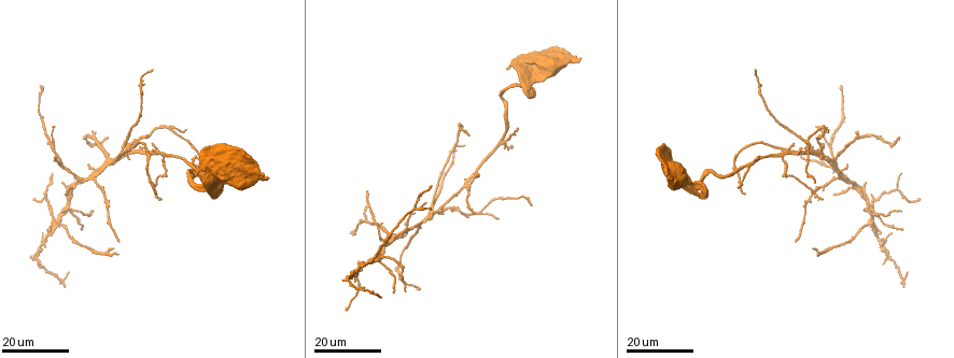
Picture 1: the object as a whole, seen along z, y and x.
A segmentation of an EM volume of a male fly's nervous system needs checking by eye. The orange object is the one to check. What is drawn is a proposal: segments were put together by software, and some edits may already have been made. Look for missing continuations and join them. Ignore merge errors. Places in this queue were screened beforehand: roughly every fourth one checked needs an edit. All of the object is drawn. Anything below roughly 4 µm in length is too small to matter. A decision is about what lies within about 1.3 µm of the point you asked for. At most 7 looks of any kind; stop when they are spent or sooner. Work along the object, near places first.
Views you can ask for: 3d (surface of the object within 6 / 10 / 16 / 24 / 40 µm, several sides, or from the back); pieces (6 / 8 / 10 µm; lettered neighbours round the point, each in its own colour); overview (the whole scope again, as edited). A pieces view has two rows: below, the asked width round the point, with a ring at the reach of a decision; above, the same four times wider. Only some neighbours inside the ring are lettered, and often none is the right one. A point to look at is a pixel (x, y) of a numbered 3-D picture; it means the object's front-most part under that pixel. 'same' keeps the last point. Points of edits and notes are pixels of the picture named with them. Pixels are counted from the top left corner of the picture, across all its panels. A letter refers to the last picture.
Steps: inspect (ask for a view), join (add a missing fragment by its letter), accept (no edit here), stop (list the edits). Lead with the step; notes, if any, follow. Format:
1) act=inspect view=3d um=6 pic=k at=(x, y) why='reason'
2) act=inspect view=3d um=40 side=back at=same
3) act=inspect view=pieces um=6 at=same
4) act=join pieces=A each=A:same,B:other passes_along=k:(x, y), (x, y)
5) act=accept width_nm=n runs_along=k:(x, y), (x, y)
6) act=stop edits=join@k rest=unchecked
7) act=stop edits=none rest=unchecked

act=inspect view=3d um=16 pic=1 at=(899, 175)

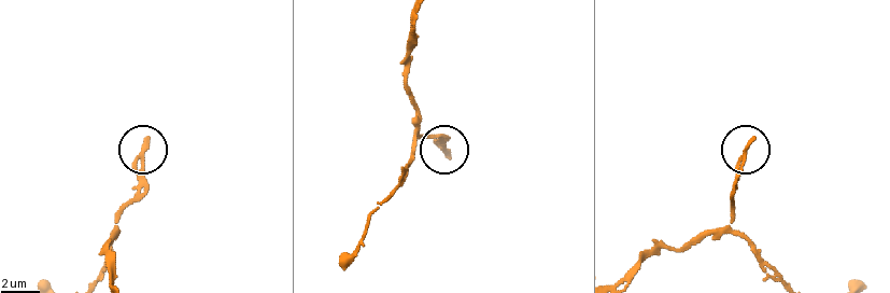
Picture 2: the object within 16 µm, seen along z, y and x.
act=inspect view=pieces um=6 pic=2 at=(751, 140)

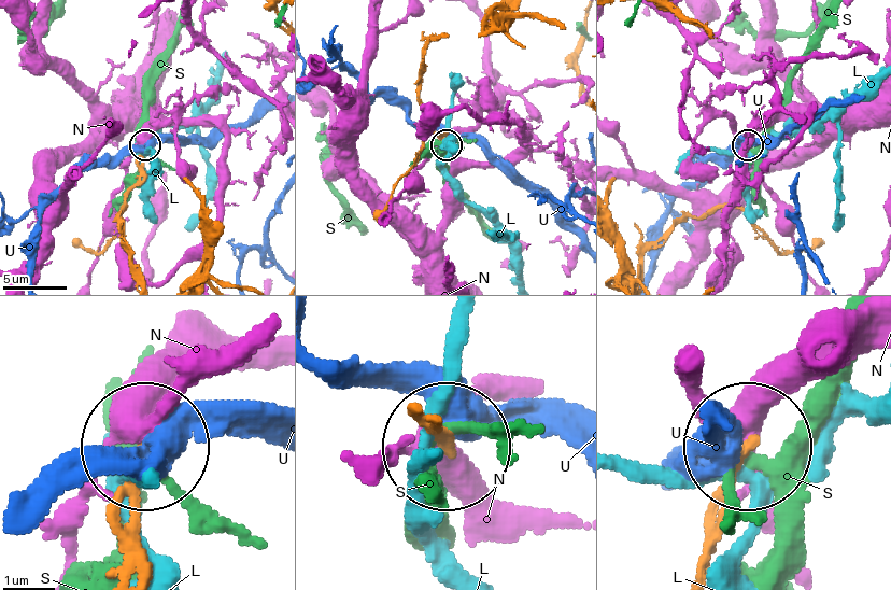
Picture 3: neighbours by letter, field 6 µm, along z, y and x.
act=accept each=L:other,N:other,S:other,U:other found='none of them fits'

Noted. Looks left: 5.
act=inspect view=3d um=24 pic=1 at=(832, 194) why='free end'

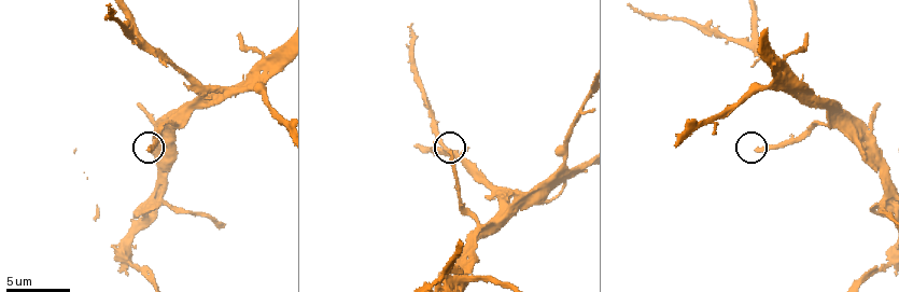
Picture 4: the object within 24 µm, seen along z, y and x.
act=inspect view=pieces um=10 pic=4 at=(755, 151)

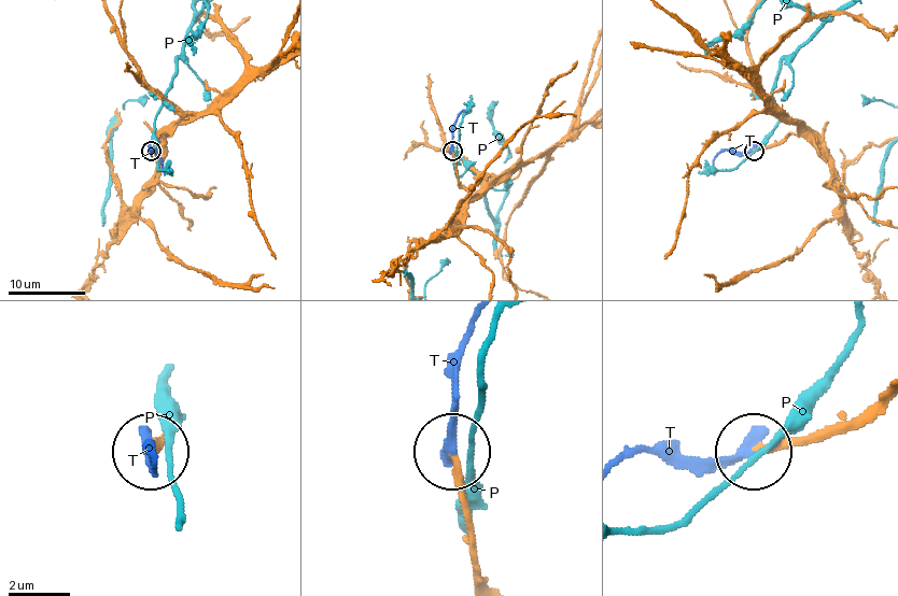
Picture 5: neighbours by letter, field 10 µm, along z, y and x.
act=join pieces=T each=P:other,T:same passes_along=5:(469, 535), (453, 467), (453, 359), (472, 321) found='it goes on there'

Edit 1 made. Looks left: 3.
act=inspect view=3d um=24 pic=1 at=(161, 198) why='long arm stops here'

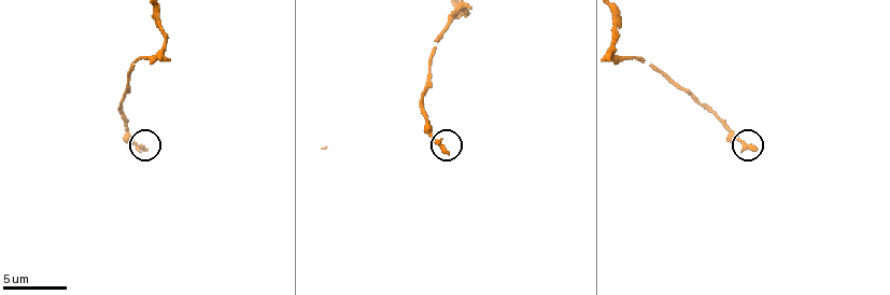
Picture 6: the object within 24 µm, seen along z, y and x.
act=inspect view=3d um=6 pic=6 at=(755, 149)

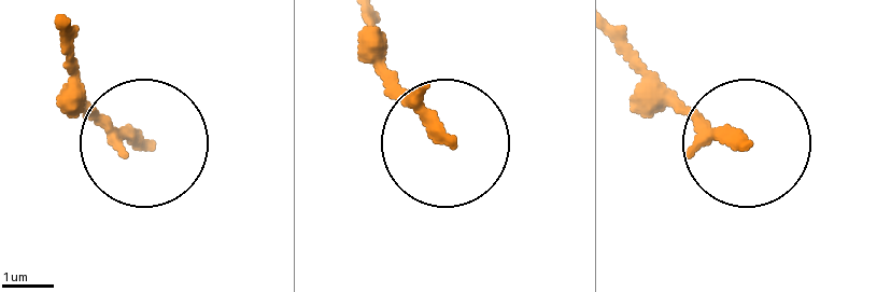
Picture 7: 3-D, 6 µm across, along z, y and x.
act=inspect view=pieces um=8 pic=7 at=(444, 139)

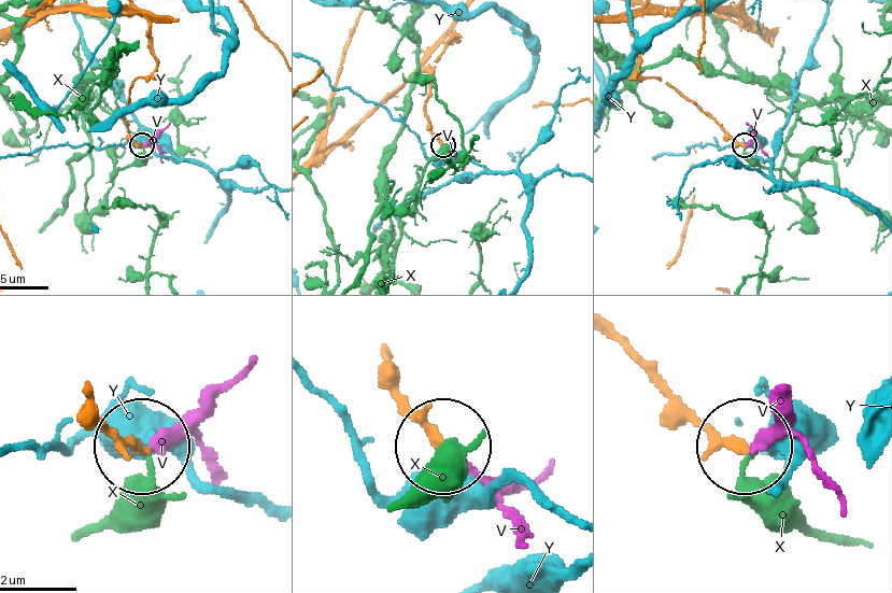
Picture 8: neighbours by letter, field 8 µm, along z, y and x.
act=join pieces=V each=V:same,X:other,Y:other passes_along=8:(89, 393), (124, 438), (150, 451), (201, 441), (208, 470) found='it goes on there'

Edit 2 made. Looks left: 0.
act=stop edits=join@5,join@8 rest=unchecked

